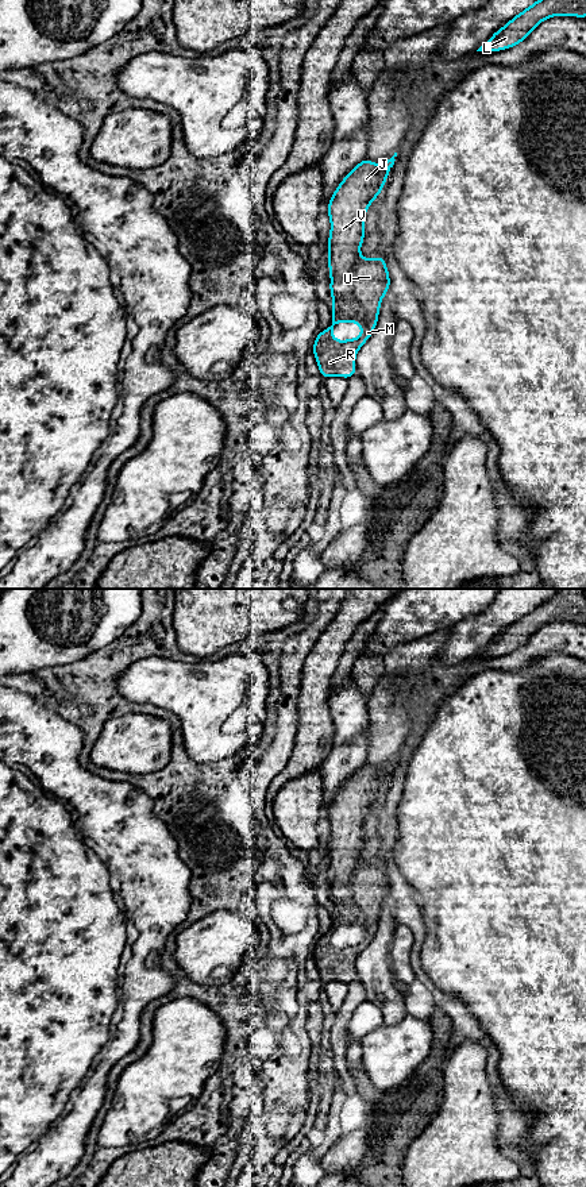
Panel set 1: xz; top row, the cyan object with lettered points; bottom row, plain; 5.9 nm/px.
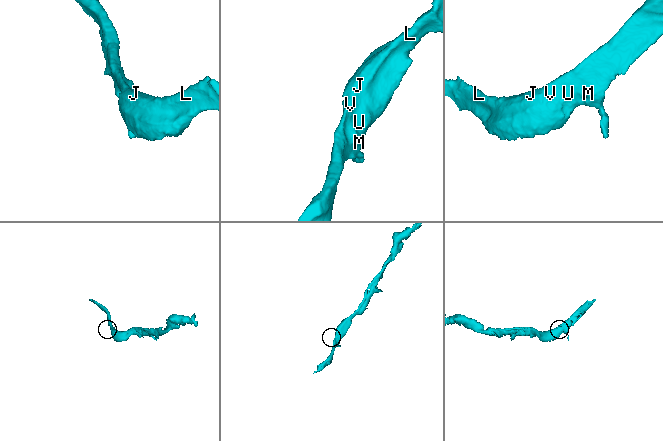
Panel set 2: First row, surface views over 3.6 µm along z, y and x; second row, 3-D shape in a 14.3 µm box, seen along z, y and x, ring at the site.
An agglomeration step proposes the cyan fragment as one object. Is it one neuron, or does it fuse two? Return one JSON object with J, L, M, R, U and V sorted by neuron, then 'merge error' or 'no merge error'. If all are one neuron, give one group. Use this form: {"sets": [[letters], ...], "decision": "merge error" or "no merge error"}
{"sets": [["J", "L", "M", "R", "U", "V"]], "decision": "no merge error"}

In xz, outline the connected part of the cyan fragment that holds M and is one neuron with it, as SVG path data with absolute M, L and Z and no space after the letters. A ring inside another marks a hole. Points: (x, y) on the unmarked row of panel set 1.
M397 758L382 770L362 764L338 790L327 810L331 825L327 856L334 924L317 939L312 953L323 984L331 980L348 984L356 979L355 960L371 943L381 905L390 894L383 860L366 864L359 853L365 845L363 822L383 794L396 762ZM342 926L361 929L362 939L355 944L335 945L334 934Z

